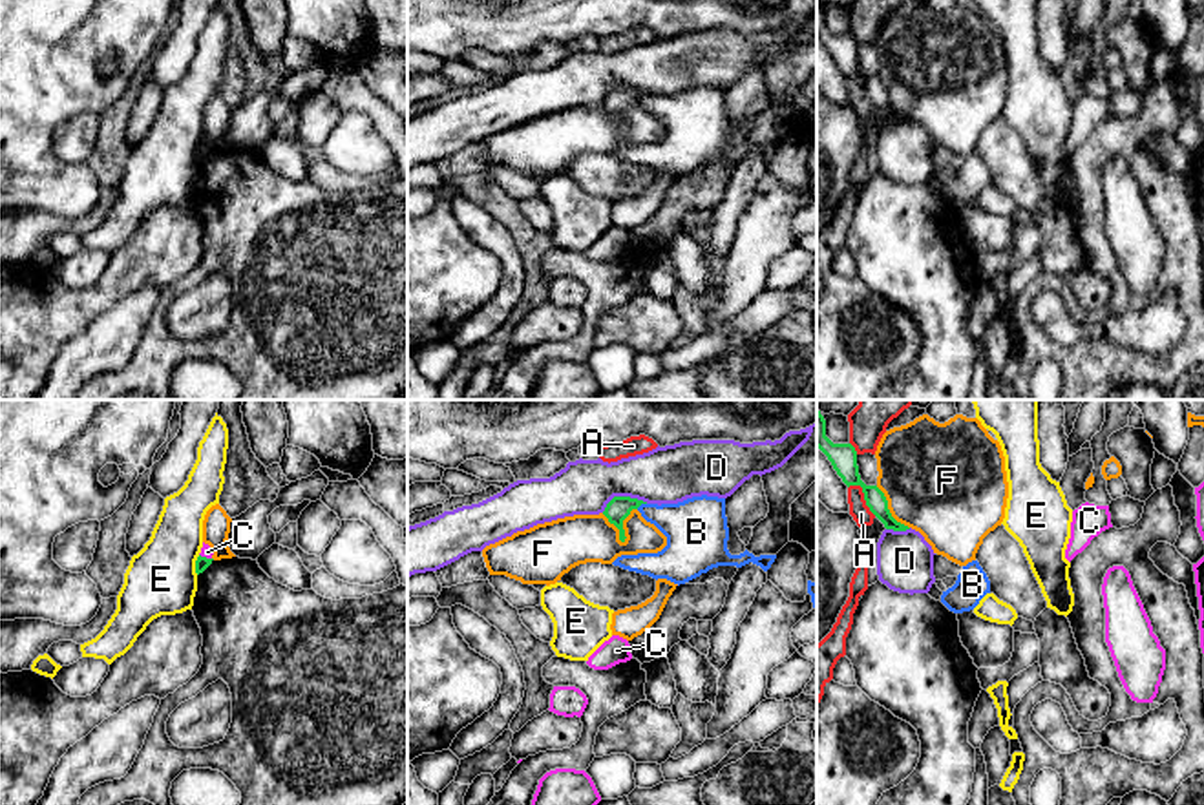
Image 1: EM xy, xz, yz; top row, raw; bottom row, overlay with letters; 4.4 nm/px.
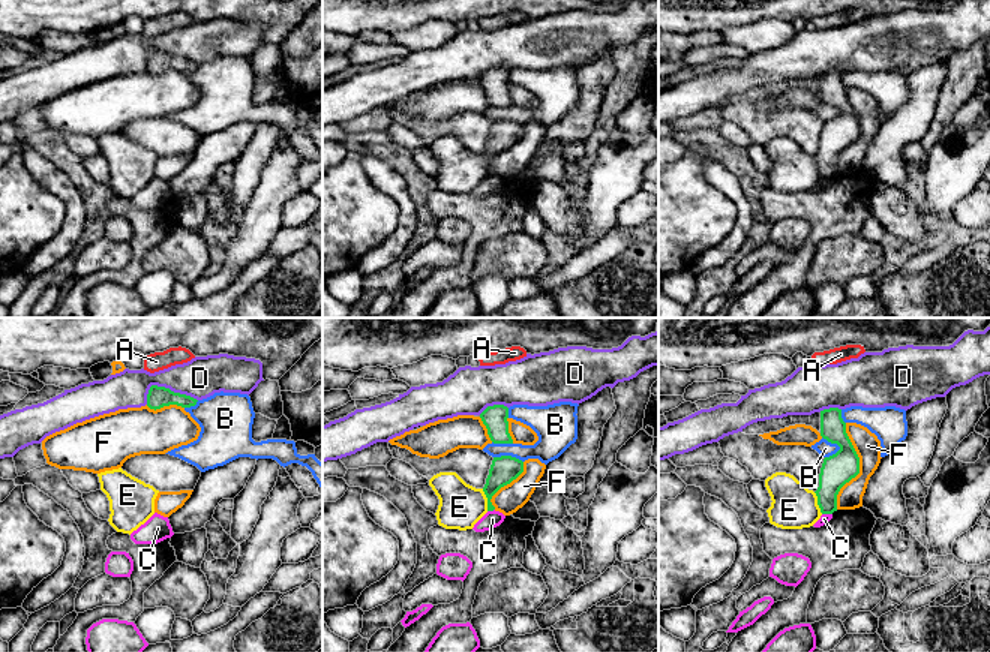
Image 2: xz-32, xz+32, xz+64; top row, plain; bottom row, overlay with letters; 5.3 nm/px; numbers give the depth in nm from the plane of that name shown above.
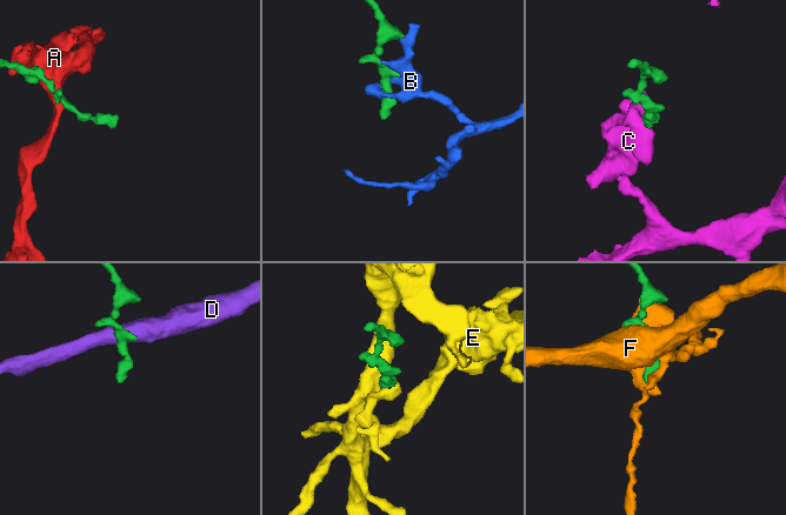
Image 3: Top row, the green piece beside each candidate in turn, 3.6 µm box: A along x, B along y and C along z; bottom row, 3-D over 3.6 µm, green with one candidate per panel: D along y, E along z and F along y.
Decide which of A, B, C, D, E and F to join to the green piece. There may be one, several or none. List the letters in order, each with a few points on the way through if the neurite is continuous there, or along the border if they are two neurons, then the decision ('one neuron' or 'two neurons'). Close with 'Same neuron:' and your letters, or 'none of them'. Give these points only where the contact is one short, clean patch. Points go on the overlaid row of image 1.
A: two neurons
B: two neurons
C: border along xy (200, 554), (211, 559); two neurons
D: border along xz (647, 502), (636, 497), (614, 497), (602, 512); two neurons
E: border along xy (200, 555), (196, 574); two neurons
F: two neurons
Same neuron: none of them

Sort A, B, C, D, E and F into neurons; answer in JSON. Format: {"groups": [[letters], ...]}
{"groups": [["A"], ["B"], ["C"], ["D"], ["E"], ["F"]]}

